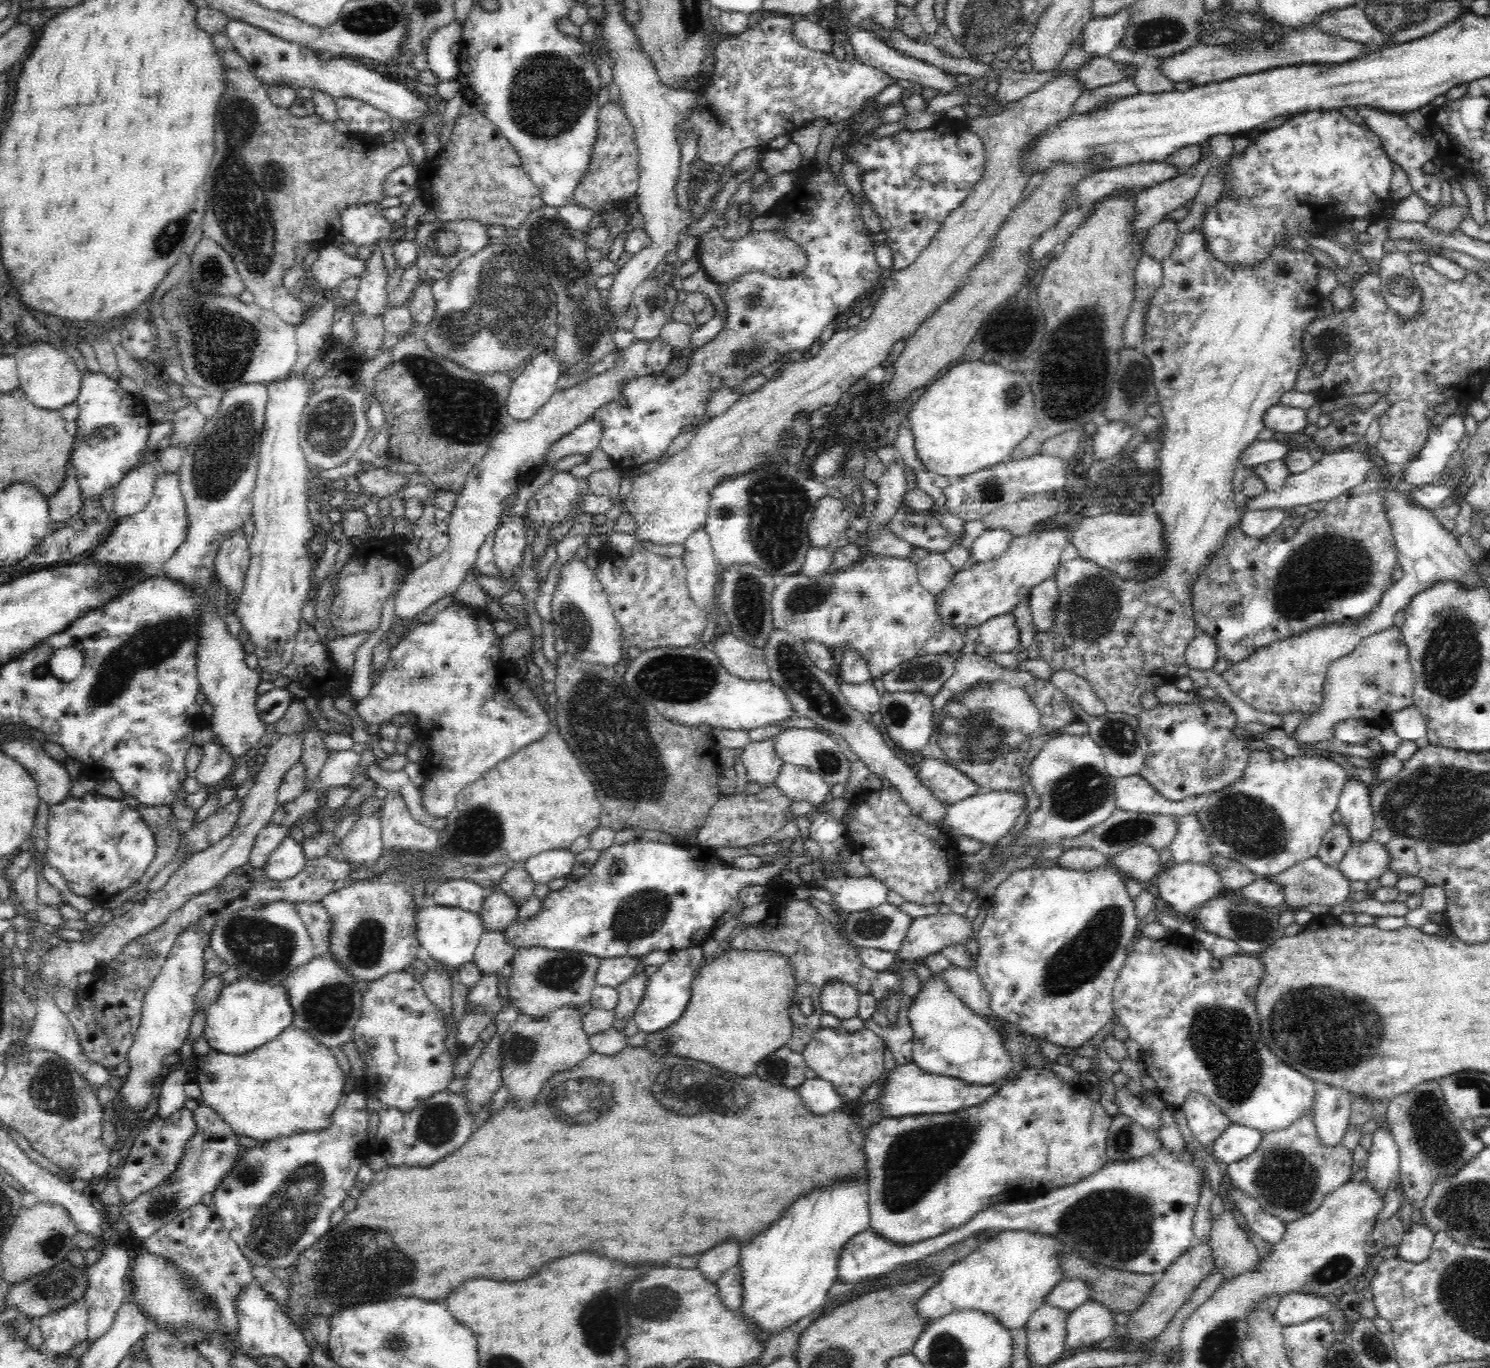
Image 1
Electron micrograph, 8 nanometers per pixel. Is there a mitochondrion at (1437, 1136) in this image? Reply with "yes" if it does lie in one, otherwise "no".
yes

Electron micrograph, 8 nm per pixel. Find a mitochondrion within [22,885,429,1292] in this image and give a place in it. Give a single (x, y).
(276, 1230)

